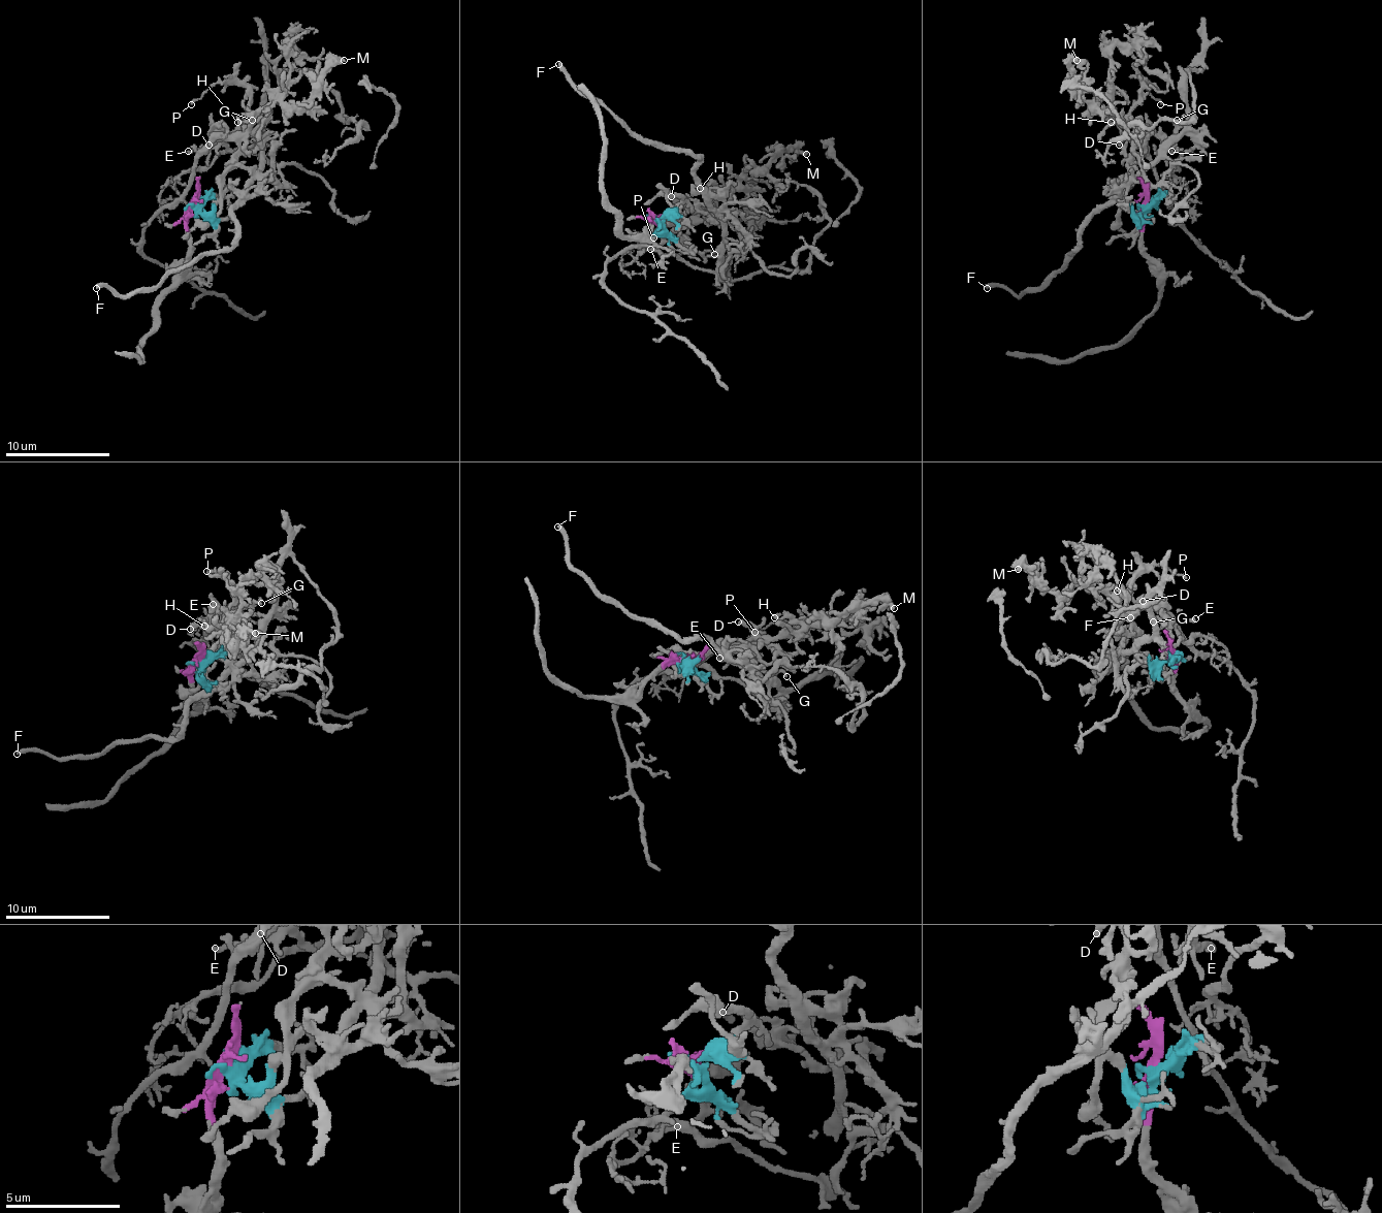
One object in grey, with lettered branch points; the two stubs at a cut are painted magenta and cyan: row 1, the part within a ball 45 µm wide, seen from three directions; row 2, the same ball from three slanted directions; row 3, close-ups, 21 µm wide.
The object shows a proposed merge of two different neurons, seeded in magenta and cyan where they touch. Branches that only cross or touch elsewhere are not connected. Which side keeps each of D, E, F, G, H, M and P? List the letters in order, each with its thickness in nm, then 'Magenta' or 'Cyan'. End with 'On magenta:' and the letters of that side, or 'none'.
D: Thickness 360 nm. Cyan
E: Thickness 240 nm. Cyan
F: Thickness 320 nm. Cyan
G: Thickness 200 nm. Cyan
H: Thickness 280 nm. Cyan
M: Thickness 200 nm. Cyan
P: Thickness 150 nm. Cyan
On magenta: none

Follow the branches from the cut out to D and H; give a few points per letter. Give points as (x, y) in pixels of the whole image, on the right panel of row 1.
D: (1146, 206), (1135, 212), (1122, 196), (1122, 178), (1132, 149), (1127, 138), (1119, 144)
H: (1146, 206), (1135, 212), (1122, 196), (1122, 178), (1132, 149), (1132, 138), (1112, 118), (1106, 118), (1112, 123)

